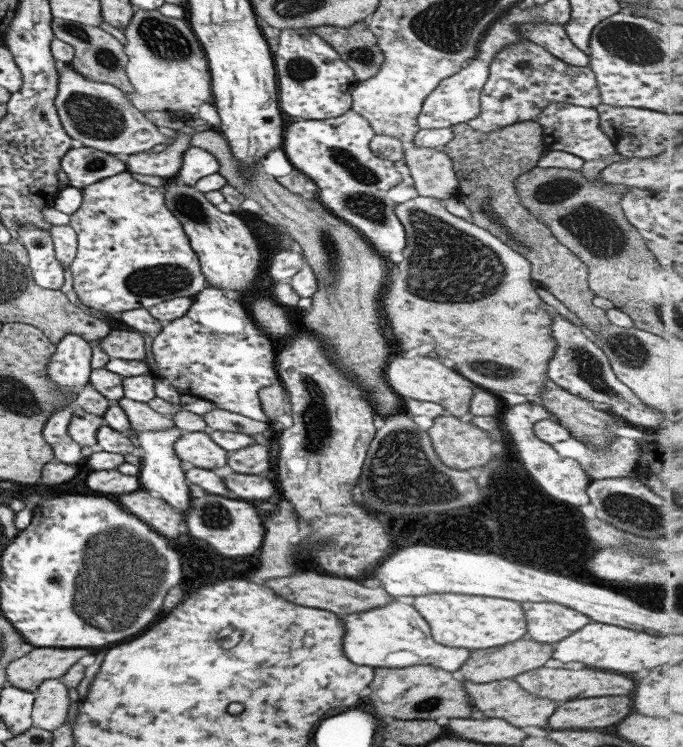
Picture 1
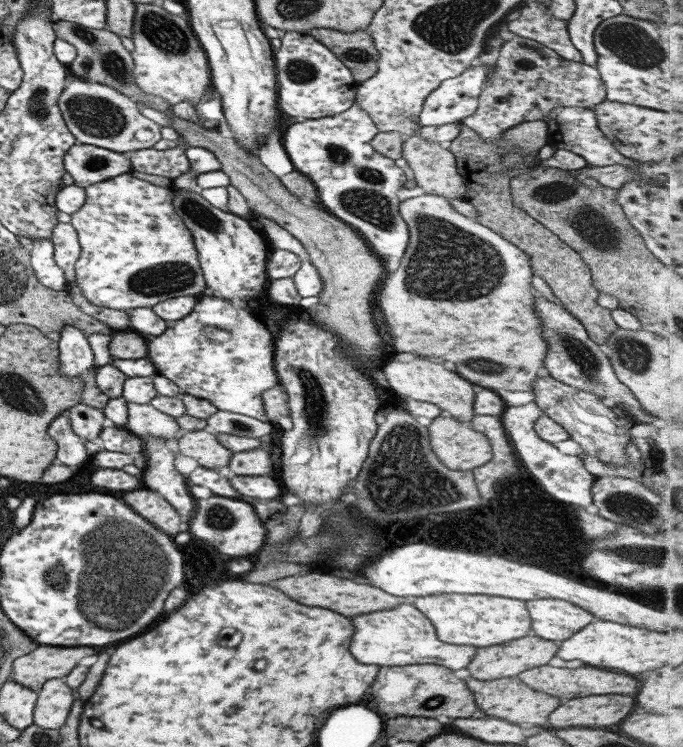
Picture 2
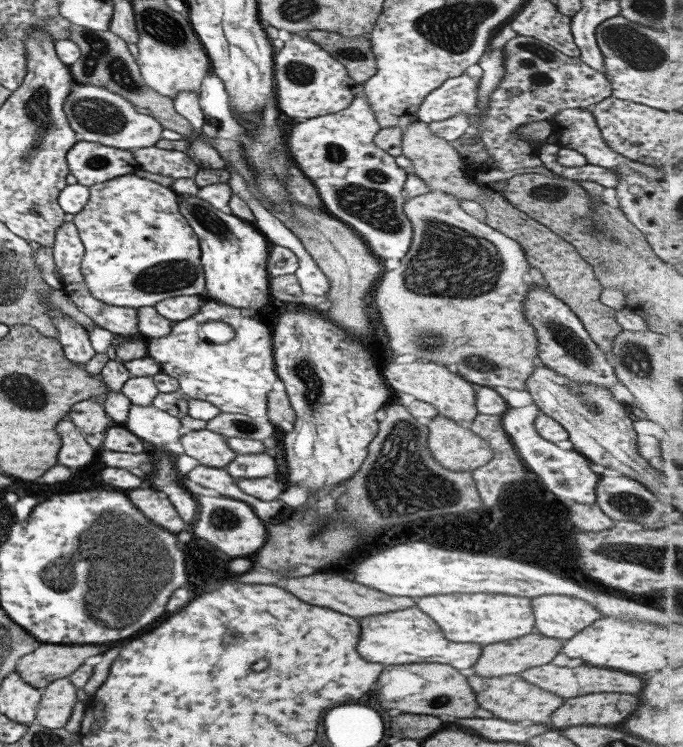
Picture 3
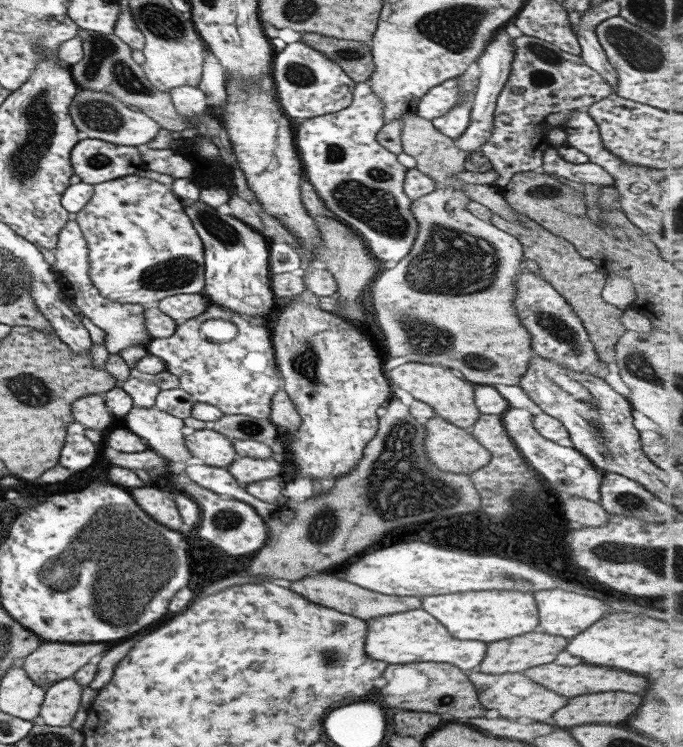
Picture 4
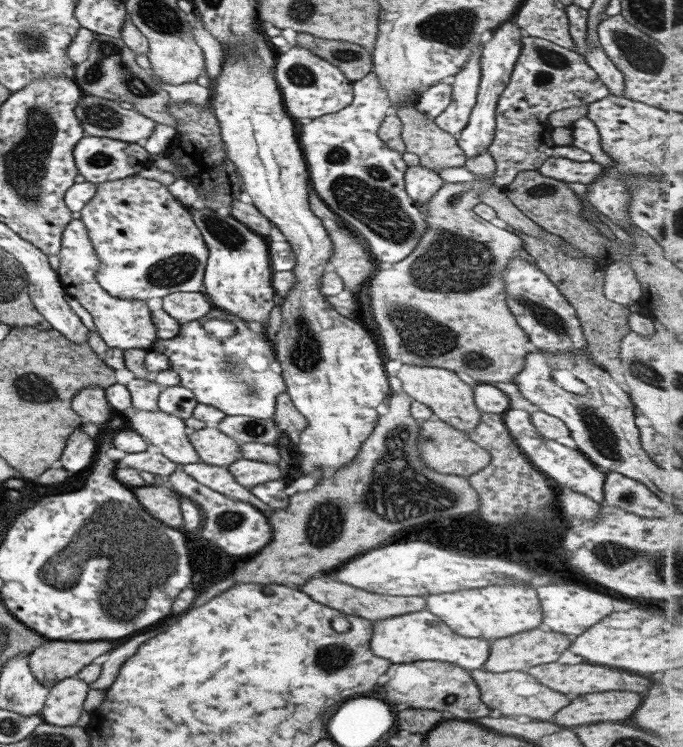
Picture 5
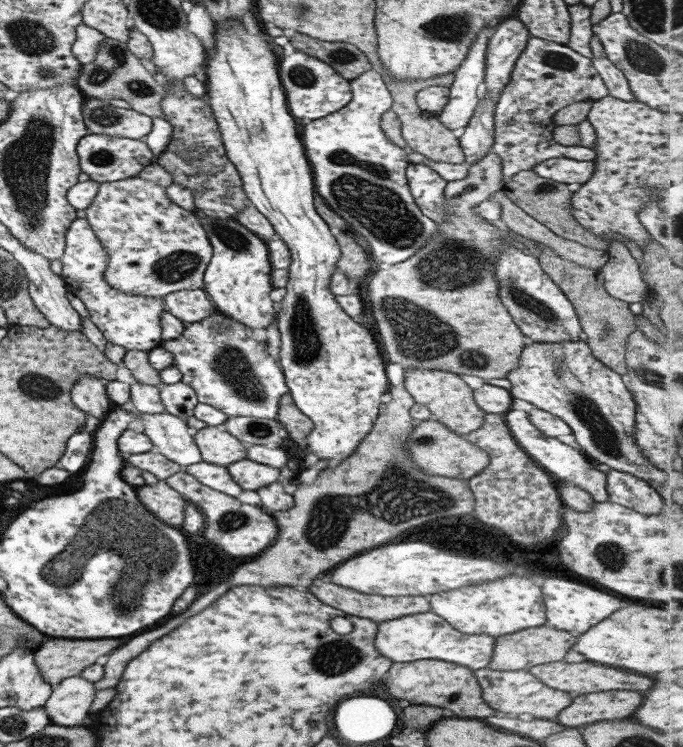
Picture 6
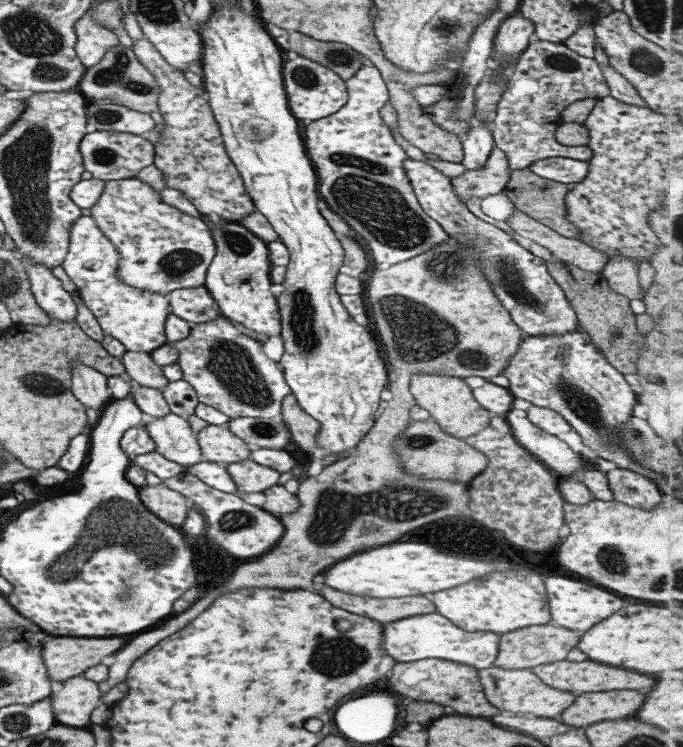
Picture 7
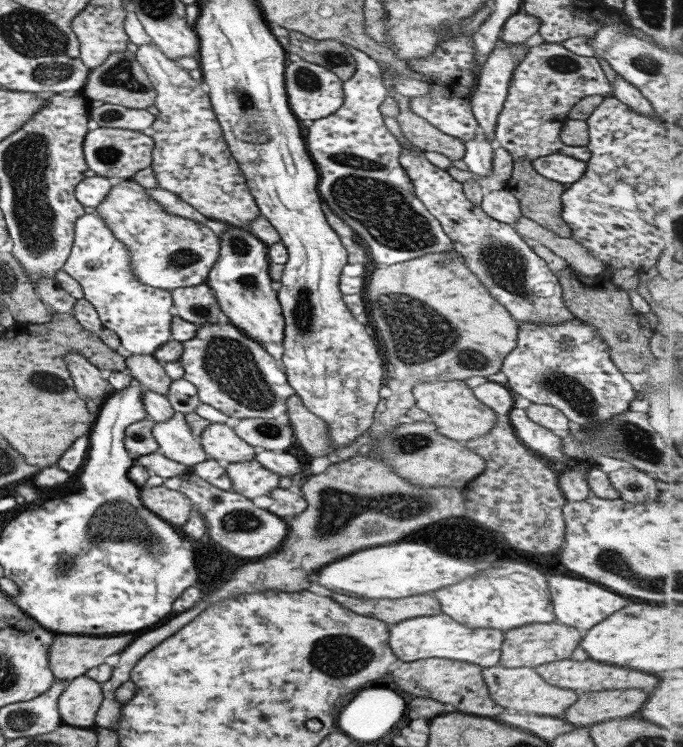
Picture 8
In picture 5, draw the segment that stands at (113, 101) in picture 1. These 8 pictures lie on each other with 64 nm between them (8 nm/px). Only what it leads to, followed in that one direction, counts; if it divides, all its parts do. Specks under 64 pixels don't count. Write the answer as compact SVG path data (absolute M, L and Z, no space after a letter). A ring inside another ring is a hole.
M84 93L77 101L74 113L81 123L83 137L105 137L142 144L156 124L134 109L123 109L117 102Z

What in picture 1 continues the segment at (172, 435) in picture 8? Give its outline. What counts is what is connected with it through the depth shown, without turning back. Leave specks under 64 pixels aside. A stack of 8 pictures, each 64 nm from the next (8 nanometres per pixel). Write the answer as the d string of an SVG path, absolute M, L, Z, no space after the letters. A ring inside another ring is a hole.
M120 398L117 404L123 409L132 430L143 433L144 430L164 430L174 426L170 416L155 412L144 402L137 402L129 398Z

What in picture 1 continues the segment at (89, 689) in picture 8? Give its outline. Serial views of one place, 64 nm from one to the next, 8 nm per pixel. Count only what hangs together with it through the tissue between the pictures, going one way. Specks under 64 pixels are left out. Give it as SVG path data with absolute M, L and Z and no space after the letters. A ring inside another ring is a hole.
M47 679L34 690L30 712L32 727L45 731L59 728L67 718L70 705L67 688L59 679Z

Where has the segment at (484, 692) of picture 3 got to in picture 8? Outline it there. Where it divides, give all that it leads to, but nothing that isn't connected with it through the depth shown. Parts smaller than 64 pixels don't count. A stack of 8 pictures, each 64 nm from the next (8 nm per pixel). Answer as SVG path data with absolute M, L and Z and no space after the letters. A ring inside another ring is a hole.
M495 665L483 668L481 671L483 680L489 690L489 696L493 698L495 704L503 708L515 708L515 710L525 710L538 714L539 716L557 716L563 718L565 710L575 702L577 694L573 690L565 688L555 688L547 684L533 668L505 668L503 665Z

